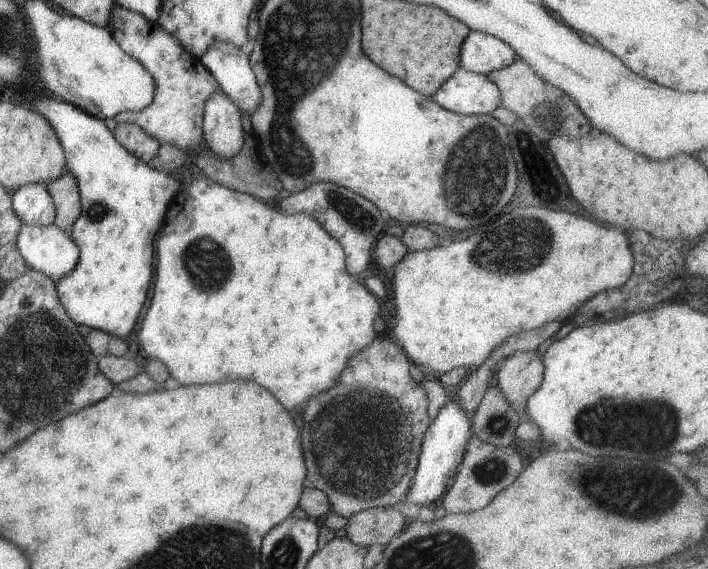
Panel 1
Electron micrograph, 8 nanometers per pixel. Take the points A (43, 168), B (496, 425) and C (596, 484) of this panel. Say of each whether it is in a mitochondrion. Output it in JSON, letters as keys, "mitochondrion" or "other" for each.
{"A":"other","B":"mitochondrion","C":"mitochondrion"}

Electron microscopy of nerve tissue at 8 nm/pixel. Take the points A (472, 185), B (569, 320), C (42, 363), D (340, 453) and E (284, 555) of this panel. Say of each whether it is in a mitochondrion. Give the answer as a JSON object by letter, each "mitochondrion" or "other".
{"A":"mitochondrion","B":"other","C":"mitochondrion","D":"mitochondrion","E":"mitochondrion"}

